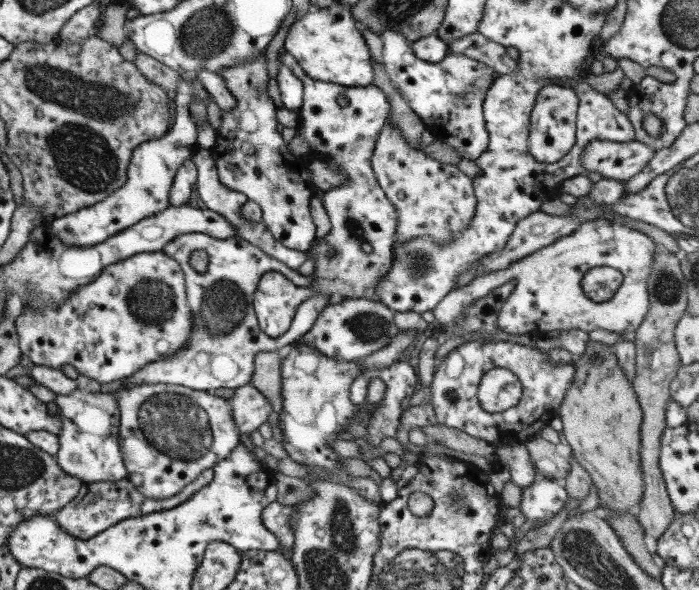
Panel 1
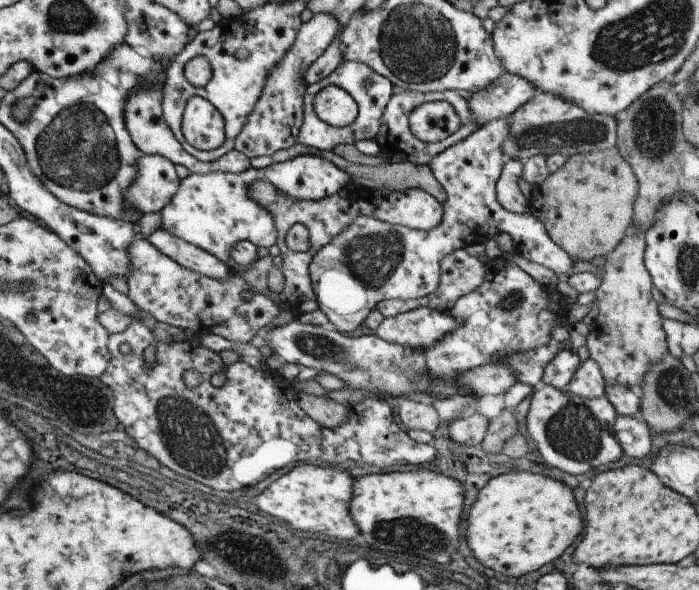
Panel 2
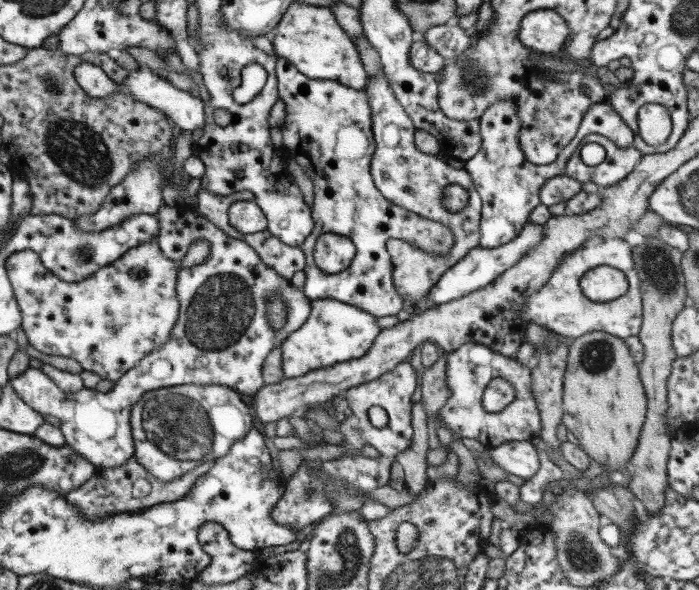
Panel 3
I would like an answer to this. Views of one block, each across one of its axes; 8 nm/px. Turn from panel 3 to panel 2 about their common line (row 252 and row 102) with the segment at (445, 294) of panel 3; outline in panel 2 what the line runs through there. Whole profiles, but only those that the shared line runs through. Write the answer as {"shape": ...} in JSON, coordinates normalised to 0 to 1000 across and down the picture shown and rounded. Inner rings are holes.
{"shape":[[[720,122],[700,153],[668,159],[671,190],[680,214],[688,217],[705,203],[731,197],[740,183],[751,180],[751,173],[757,173],[768,156],[771,153],[754,136]]]}

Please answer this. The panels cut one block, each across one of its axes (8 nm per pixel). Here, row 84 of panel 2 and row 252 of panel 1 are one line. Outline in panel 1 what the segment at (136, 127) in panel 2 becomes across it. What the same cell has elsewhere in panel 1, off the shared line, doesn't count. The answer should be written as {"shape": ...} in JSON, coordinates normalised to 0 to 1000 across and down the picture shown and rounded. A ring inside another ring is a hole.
{"shape":[[[210,427],[147,454],[133,478],[110,485],[110,492],[104,492],[84,519],[67,519],[56,529],[30,529],[30,536],[21,539],[21,559],[30,600],[41,603],[50,620],[84,627],[90,617],[102,617],[113,637],[153,651],[170,641],[185,641],[213,614],[236,610],[245,600],[259,597],[276,563],[276,532],[268,519],[265,468],[259,451],[236,427]]]}

